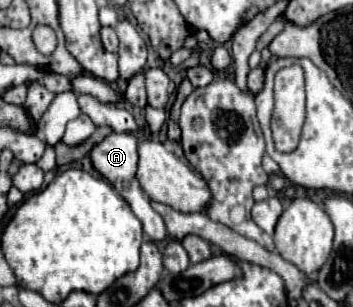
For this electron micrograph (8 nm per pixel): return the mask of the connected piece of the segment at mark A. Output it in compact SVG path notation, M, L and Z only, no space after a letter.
M111 133L107 135L101 143L97 143L89 157L91 157L91 163L93 167L107 179L111 181L111 185L115 185L115 189L119 191L119 195L131 205L133 213L139 217L141 225L143 225L143 231L147 233L147 237L151 241L163 241L165 235L167 235L167 229L165 229L165 223L161 219L159 213L153 211L151 203L149 203L149 197L143 193L143 189L139 187L139 181L135 177L135 171L137 171L137 137L133 133Z

